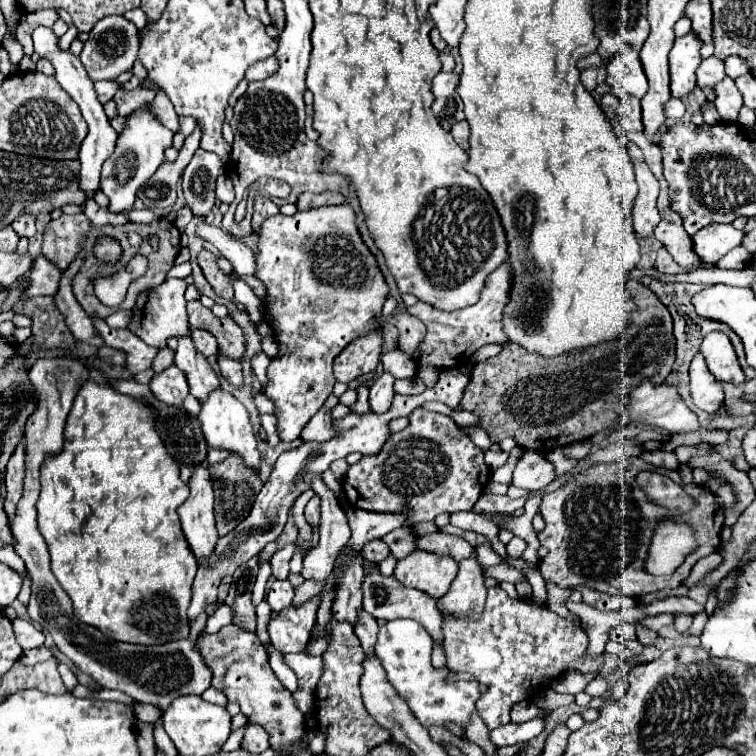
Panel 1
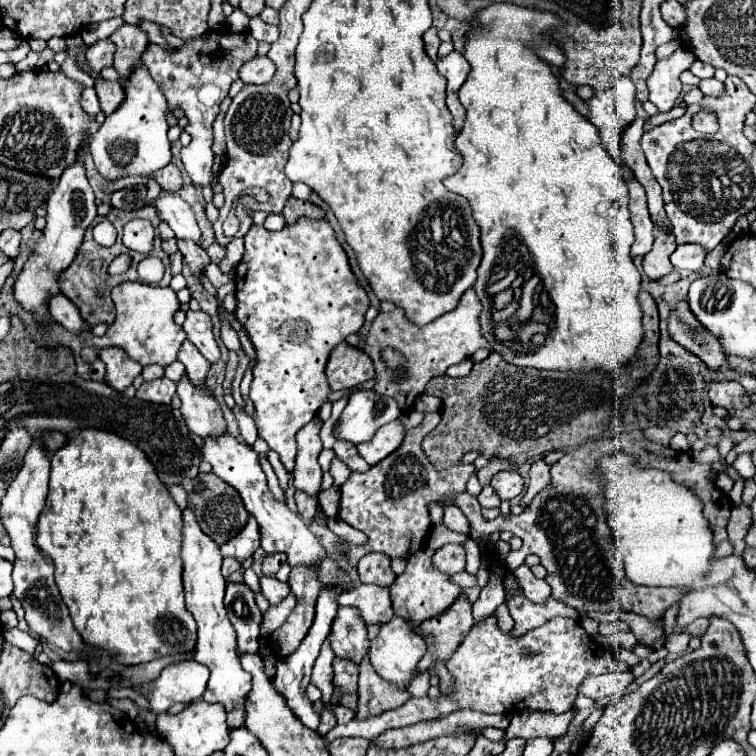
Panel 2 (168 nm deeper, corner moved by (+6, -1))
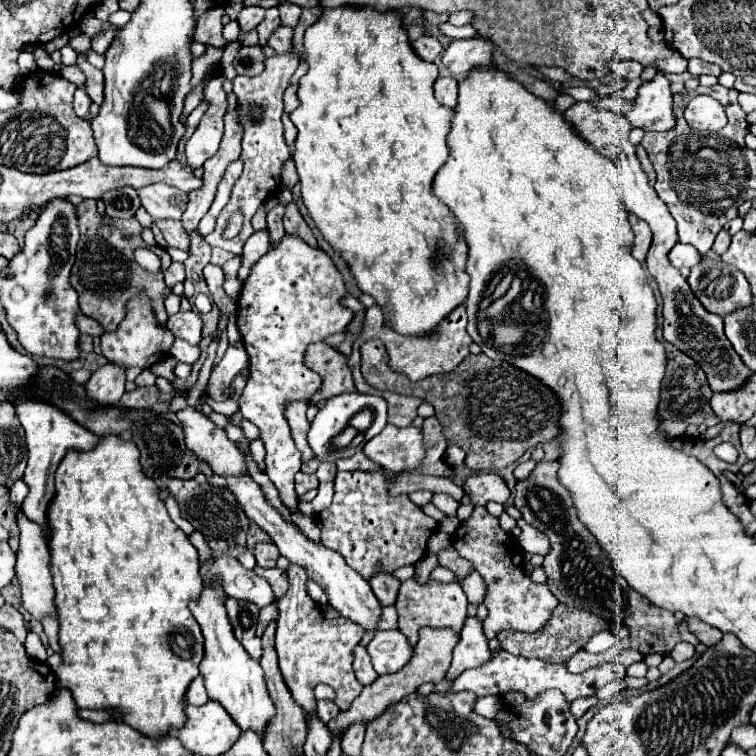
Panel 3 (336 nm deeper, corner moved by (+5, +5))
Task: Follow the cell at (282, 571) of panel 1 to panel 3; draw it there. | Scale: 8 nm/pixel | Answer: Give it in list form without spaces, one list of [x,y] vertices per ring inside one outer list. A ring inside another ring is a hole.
[[[258,543],[254,549],[254,557],[260,567],[276,567],[280,551],[278,547],[274,547],[274,543]]]

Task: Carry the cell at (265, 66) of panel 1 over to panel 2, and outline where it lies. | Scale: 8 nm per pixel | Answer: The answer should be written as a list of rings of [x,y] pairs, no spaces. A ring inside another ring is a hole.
[[[253,57],[251,61],[247,61],[241,69],[239,69],[239,79],[243,83],[267,83],[269,79],[273,79],[273,73],[275,73],[275,67],[273,63],[269,61],[269,57]]]

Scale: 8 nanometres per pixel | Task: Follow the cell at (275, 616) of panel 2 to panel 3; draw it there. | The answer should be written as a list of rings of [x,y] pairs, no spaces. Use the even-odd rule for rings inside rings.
[[[272,601],[270,605],[266,605],[266,607],[262,607],[262,611],[260,611],[260,619],[258,619],[258,637],[264,633],[264,629],[268,627],[268,623],[270,623],[270,619],[274,621],[278,617],[278,603],[276,601]]]

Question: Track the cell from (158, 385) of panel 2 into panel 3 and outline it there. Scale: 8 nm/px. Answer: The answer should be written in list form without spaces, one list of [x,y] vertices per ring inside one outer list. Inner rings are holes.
[[[152,385],[152,387],[136,387],[134,391],[124,393],[120,405],[128,409],[148,409],[154,407],[158,401],[160,401],[160,389]]]

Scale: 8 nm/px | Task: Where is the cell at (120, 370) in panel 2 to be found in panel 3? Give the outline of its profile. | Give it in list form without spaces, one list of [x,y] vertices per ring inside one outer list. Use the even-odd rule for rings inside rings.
[[[108,361],[106,365],[98,367],[90,381],[86,383],[86,391],[90,399],[98,403],[118,403],[124,395],[126,385],[126,367]]]

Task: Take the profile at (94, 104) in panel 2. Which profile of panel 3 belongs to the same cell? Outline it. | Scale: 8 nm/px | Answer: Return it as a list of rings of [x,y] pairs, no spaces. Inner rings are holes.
[[[80,87],[80,89],[74,93],[74,111],[76,111],[80,117],[88,117],[90,105],[92,105],[92,101],[90,101],[88,93],[84,91],[84,87]]]

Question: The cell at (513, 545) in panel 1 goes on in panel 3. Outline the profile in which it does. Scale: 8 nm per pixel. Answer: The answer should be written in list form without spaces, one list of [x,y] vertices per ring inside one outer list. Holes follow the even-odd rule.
[[[476,615],[466,617],[460,633],[460,643],[454,647],[454,659],[446,673],[446,681],[454,681],[462,671],[478,667],[478,663],[486,659],[490,659],[490,647],[482,629],[482,621]]]

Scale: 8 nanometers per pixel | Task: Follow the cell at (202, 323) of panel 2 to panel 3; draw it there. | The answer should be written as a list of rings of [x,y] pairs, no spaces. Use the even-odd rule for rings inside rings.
[[[178,311],[176,315],[168,317],[166,325],[176,337],[190,341],[192,345],[200,345],[200,341],[202,341],[202,319],[196,311],[188,311],[188,313]]]

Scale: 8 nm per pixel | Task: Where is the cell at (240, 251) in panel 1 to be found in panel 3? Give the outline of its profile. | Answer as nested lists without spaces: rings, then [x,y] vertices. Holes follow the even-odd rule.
[[[164,183],[142,187],[138,195],[144,209],[152,215],[154,221],[156,219],[182,219],[188,207],[188,195]]]

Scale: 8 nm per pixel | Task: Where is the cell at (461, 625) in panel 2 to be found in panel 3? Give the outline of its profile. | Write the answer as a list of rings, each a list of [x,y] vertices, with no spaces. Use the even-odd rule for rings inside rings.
[[[422,627],[420,629],[420,639],[416,643],[416,649],[414,649],[414,657],[410,659],[408,665],[404,665],[400,671],[396,673],[390,673],[390,675],[380,675],[372,685],[366,685],[362,689],[362,693],[352,701],[350,709],[348,711],[342,711],[336,719],[332,719],[328,723],[330,731],[336,733],[336,731],[344,731],[350,723],[356,723],[356,721],[366,721],[368,719],[374,719],[378,717],[388,705],[392,703],[398,703],[402,697],[414,693],[414,689],[422,683],[440,683],[450,667],[450,659],[452,659],[452,651],[458,643],[458,633],[444,627],[444,629],[434,629],[434,627]]]

